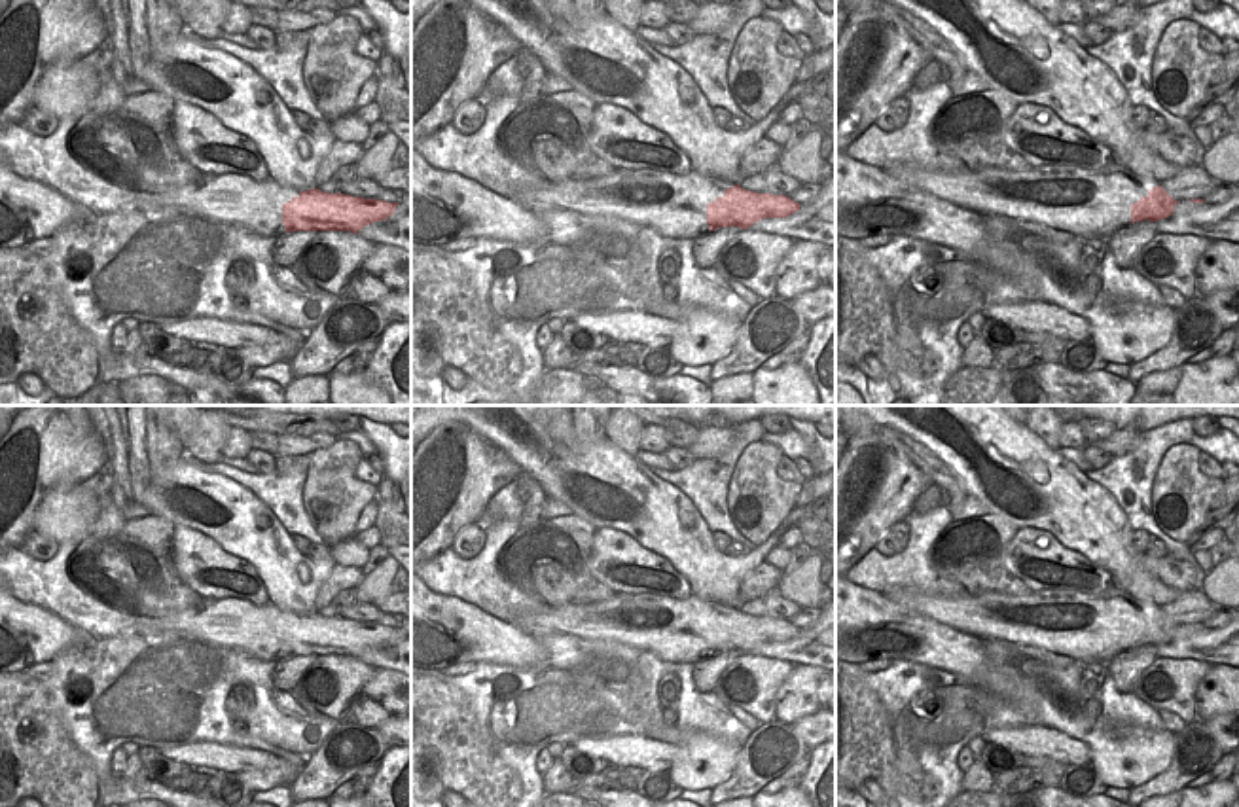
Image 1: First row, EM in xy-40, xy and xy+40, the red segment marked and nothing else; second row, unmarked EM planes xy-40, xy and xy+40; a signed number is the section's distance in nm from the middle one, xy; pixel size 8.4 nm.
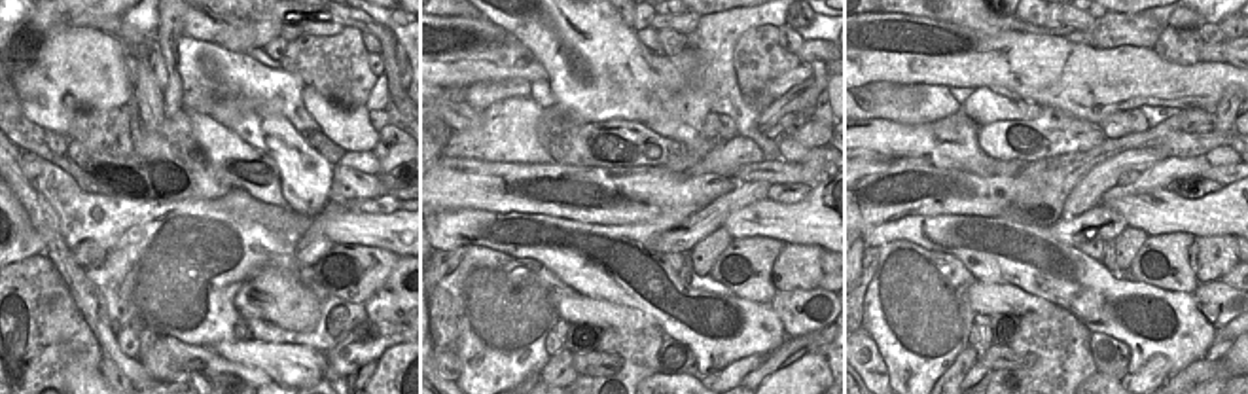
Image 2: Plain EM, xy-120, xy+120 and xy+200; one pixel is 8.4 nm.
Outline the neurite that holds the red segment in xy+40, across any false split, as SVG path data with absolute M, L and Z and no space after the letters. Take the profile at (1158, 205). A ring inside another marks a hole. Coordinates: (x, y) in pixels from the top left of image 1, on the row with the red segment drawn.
M1114 161L1101 170L1040 165L1019 172L998 167L932 172L894 163L885 172L915 191L957 206L1042 222L1084 241L1108 239L1135 222L1169 218L1180 203L1154 178Z

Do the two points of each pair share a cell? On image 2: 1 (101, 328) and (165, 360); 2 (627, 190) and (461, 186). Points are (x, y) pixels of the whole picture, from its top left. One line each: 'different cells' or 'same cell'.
1: different cells
2: same cell

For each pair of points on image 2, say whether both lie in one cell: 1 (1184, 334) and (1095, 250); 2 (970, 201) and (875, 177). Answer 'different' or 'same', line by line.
1: different
2: same

